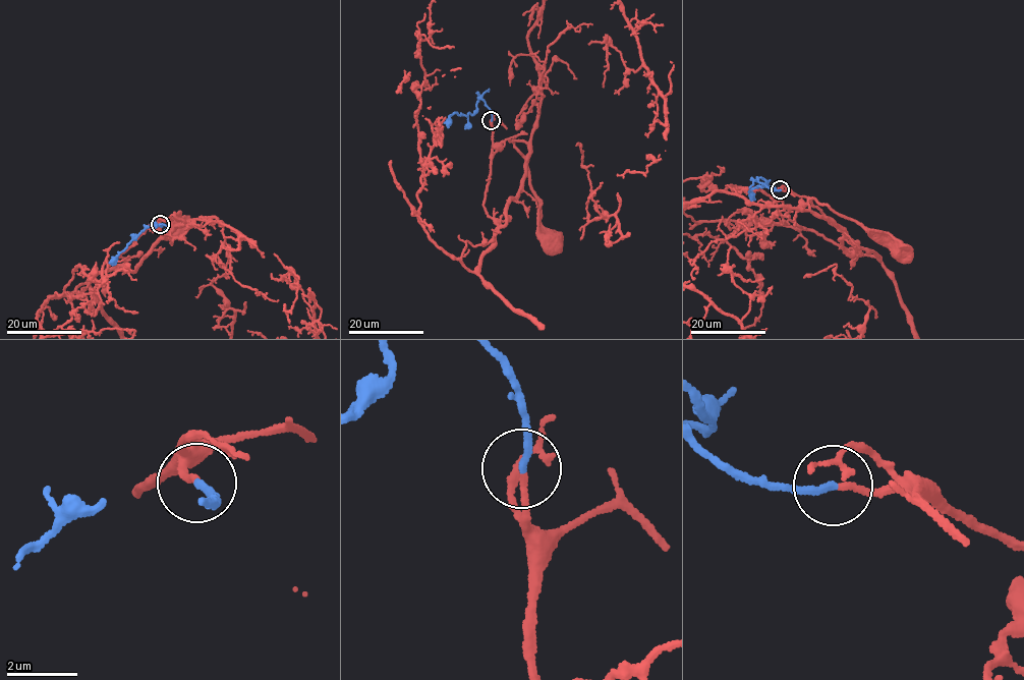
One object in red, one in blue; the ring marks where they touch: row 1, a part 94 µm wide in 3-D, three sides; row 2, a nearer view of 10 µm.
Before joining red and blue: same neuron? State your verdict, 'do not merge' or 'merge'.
merge

